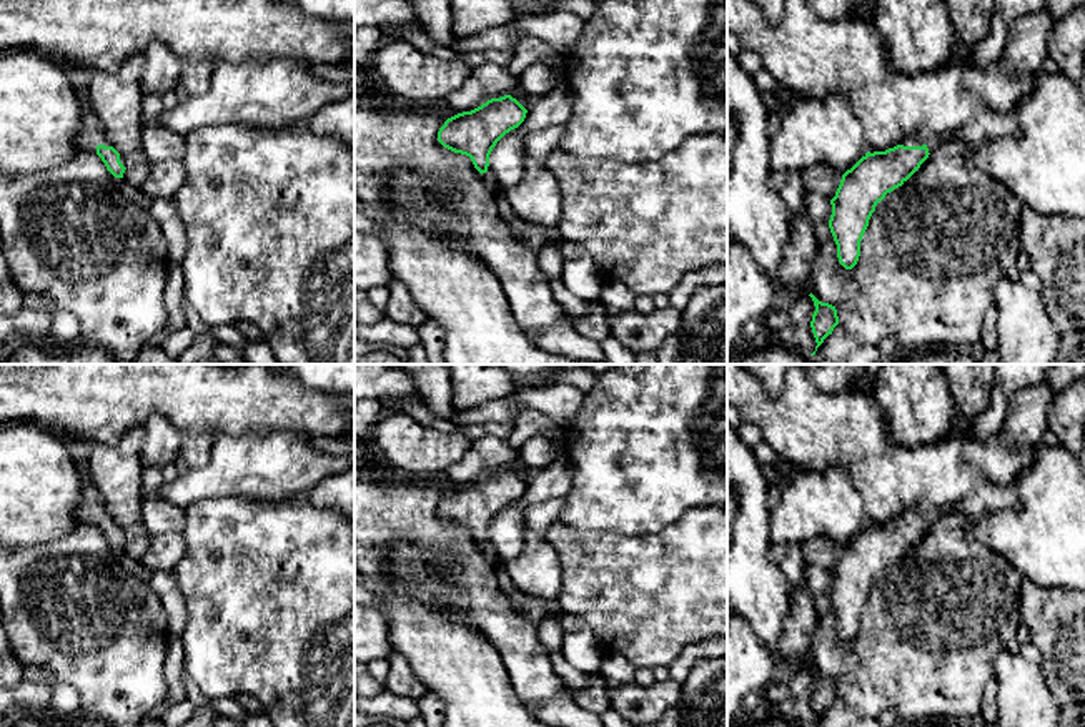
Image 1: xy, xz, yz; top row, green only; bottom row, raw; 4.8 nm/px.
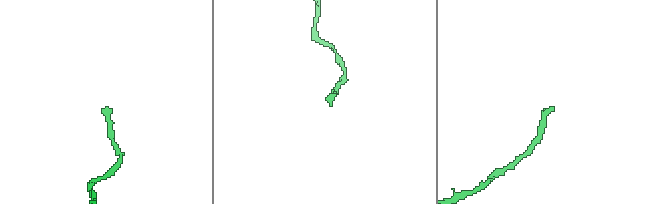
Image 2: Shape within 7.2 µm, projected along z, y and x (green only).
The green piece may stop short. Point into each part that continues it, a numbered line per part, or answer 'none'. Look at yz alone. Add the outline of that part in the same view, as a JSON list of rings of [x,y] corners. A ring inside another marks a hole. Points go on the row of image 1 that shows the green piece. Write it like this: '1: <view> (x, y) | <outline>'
1: yz (934, 142) | [[[909,136],[900,145],[904,145],[904,146],[922,146],[922,145],[925,145],[929,148],[929,153],[932,153],[942,143],[944,141],[940,138],[937,138],[937,136],[932,136],[932,138],[925,140],[925,141],[920,141],[915,136]]]

